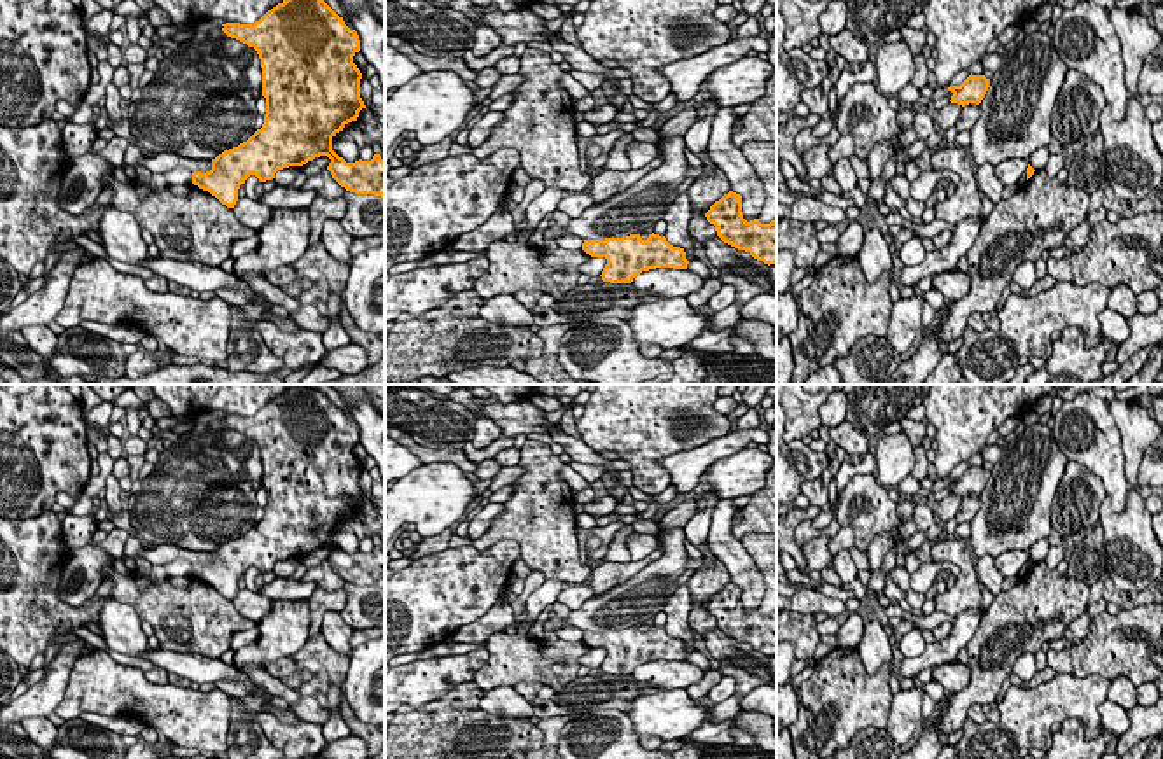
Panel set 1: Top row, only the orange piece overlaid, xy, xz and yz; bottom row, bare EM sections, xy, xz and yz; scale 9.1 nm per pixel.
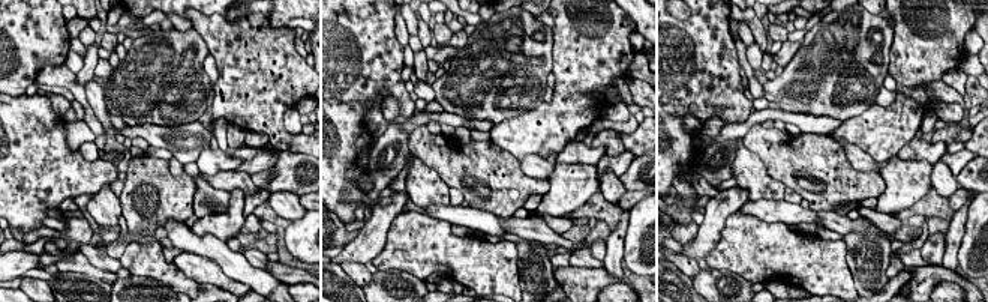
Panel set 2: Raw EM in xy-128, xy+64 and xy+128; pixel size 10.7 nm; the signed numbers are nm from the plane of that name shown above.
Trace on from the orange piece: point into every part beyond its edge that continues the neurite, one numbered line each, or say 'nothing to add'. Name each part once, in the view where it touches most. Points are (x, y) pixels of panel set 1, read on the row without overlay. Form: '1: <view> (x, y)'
nothing to add

